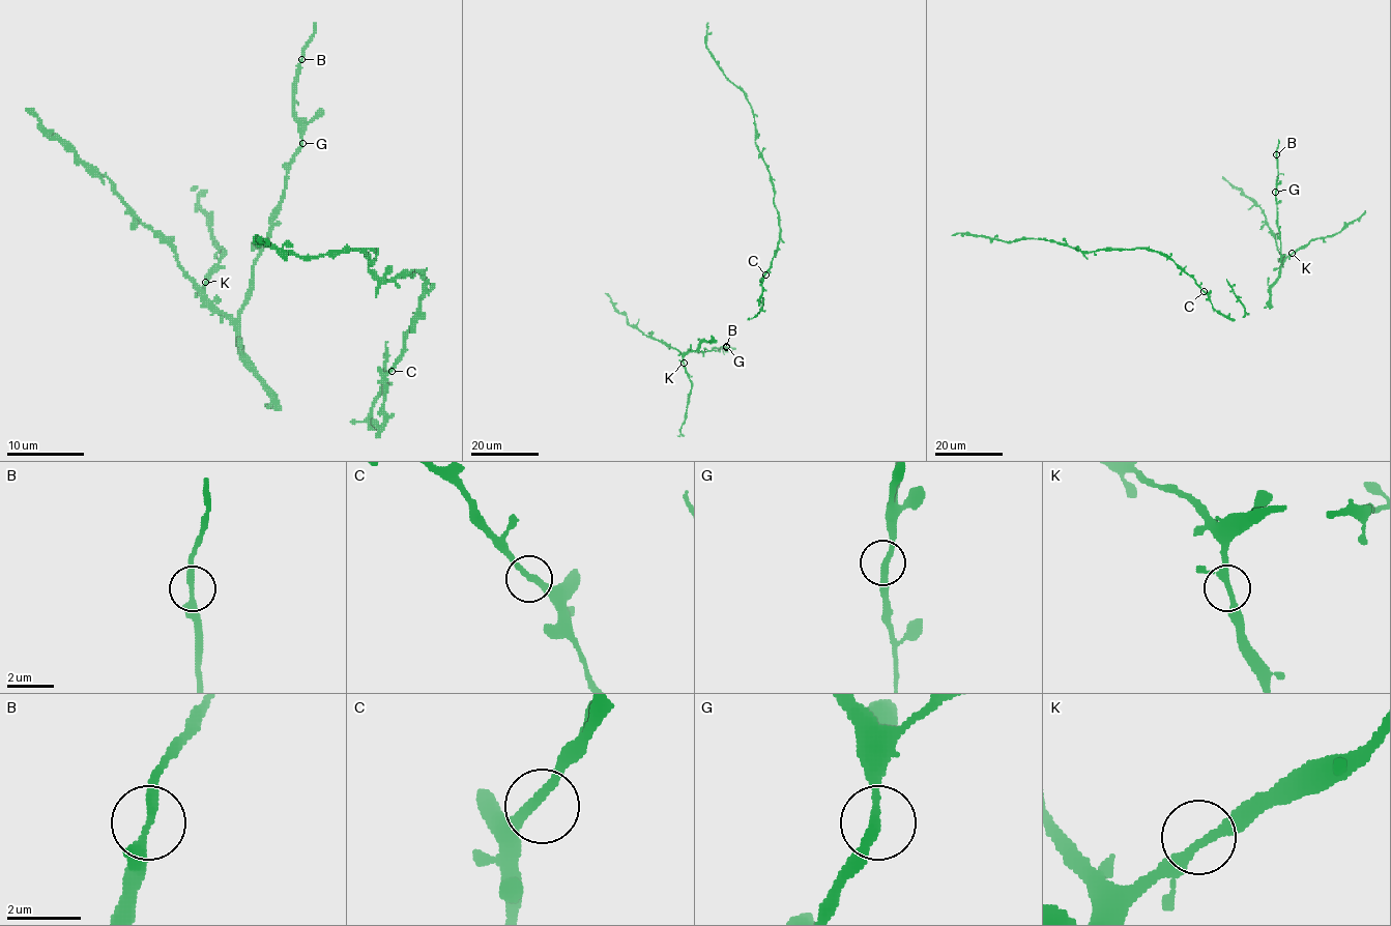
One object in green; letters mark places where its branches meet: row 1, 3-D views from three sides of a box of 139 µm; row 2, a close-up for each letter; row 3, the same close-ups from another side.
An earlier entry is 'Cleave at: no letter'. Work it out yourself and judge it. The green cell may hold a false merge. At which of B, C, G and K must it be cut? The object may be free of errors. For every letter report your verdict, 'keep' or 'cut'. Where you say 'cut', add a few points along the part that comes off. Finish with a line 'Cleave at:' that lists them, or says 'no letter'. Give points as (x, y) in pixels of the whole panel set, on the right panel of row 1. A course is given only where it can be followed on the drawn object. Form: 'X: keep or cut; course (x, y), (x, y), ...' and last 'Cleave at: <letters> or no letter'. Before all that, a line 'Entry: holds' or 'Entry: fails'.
Entry: holds
B: keep
C: keep
G: keep
K: keep
Cleave at: no letter

